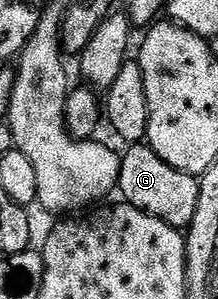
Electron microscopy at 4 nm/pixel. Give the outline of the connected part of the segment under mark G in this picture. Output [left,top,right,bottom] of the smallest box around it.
[117,142,199,229]

